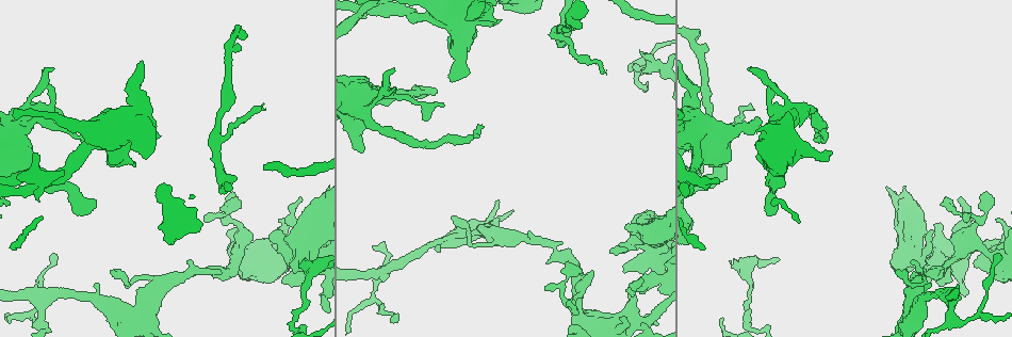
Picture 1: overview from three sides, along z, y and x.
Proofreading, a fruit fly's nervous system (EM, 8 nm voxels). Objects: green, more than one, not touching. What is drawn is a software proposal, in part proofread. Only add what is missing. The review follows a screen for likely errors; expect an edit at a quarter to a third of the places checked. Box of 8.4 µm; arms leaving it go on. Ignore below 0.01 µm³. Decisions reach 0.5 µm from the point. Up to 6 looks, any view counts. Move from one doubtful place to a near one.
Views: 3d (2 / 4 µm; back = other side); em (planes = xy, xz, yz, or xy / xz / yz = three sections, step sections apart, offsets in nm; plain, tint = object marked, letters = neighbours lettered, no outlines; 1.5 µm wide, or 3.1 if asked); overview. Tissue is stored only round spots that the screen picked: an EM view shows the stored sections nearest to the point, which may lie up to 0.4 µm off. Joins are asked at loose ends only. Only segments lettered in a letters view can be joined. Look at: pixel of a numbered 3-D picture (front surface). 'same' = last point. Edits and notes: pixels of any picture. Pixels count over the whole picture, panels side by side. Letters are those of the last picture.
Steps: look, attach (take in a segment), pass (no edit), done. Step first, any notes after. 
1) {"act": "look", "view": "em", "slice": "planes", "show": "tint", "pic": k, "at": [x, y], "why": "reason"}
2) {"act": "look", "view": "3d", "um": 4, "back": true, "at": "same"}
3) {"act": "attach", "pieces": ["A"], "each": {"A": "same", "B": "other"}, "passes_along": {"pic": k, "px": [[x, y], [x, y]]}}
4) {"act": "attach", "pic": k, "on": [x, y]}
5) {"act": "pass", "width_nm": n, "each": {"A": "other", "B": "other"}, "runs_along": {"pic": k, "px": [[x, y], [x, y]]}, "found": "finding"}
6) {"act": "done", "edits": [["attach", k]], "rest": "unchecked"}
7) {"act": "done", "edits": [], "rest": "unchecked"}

{"act": "look", "view": "em", "slice": "xy", "step": 4, "show": "tint", "pic": 1, "at": [261, 106], "why": "free end"}

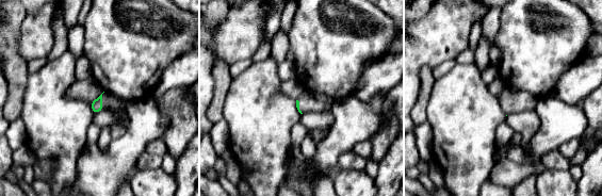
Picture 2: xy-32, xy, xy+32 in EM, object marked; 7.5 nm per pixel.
{"act": "look", "view": "em", "slice": "xz", "step": 8, "show": "letters", "at": "same", "why": "another direction"}

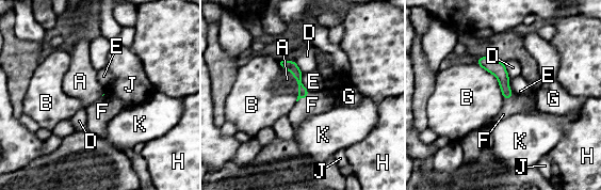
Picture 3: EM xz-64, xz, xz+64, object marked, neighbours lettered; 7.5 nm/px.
{"act": "attach", "pieces": ["F"], "each": {"A": "other", "B": "other", "D": "other", "E": "other", "F": "same", "G": "other", "H": "other", "J": "other", "K": "other"}, "passes_along": {"pic": 3, "px": [[292, 66], [304, 97], [321, 101]]}, "found": "the cell continues"}

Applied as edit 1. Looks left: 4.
{"act": "look", "view": "3d", "um": 2, "pic": 1, "at": [734, 261], "why": "branch stops here"}

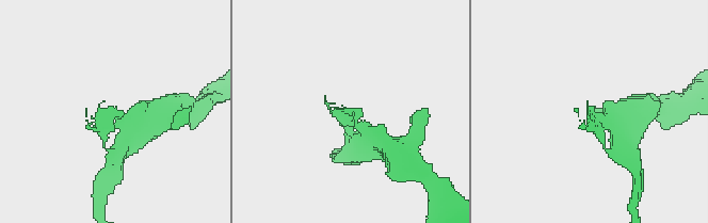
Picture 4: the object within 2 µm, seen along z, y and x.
{"act": "look", "view": "em", "slice": "planes", "show": "letters", "pic": 4, "at": [345, 107], "arms": 3, "why": "shape alone is not enough"}

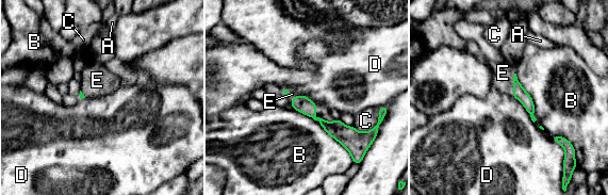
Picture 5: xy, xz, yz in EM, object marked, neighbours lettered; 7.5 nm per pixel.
{"act": "attach", "pieces": ["E"], "each": {"A": "other", "B": "other", "C": "other", "D": "other", "E": "same"}, "passes_along": {"pic": 5, "px": [[519, 93], [513, 84], [503, 72]]}, "found": "it goes on there"}

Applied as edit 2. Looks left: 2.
{"act": "done", "edits": [["attach", 3], ["attach", 5]], "rest": "unchecked"}

